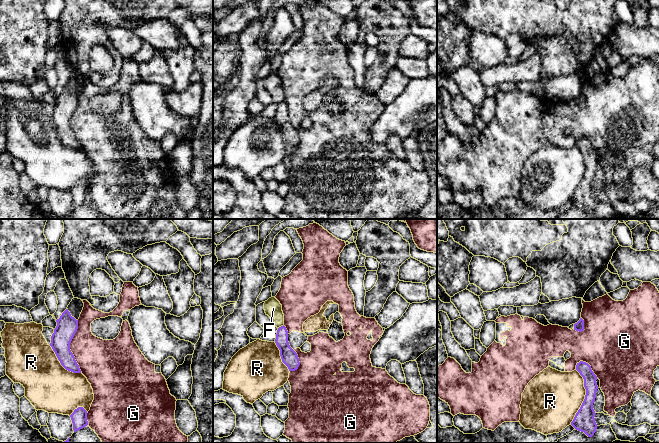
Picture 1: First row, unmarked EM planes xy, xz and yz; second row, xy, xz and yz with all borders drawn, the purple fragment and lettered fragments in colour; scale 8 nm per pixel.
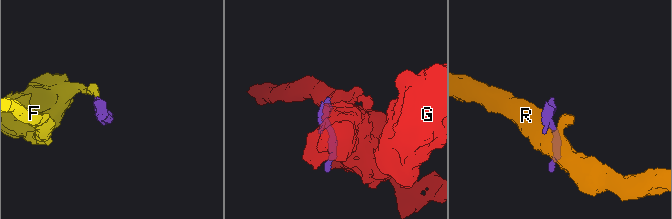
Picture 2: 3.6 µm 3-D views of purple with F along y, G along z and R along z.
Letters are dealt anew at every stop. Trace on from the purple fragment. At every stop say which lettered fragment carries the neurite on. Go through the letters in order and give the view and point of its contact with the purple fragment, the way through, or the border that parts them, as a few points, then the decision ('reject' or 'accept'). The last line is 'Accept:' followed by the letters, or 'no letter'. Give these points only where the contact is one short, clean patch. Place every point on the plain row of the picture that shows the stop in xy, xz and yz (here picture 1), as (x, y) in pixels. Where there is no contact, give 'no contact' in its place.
F: contact xz (281, 102); border xz (283, 100), (278, 104); reject
G: contact xy (69, 122); reject
R: contact yz (585, 173); reject
Accept: no letter

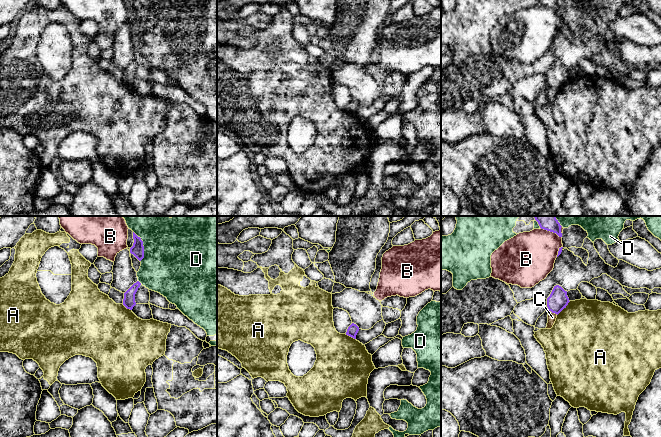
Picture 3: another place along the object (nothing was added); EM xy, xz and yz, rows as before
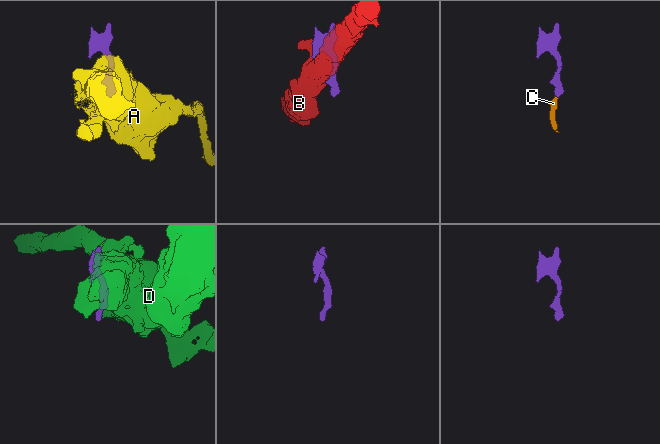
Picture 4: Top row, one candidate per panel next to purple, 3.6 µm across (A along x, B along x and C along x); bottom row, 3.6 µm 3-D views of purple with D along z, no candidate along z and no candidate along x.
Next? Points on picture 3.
A: contact yz (564, 83); border yz (570, 77), (557, 91); reject
B: contact yz (551, 7); reject
C: contact yz (553, 88); way yz (558, 76), (553, 88), (552, 93); accept
D: contact xy (143, 22); reject
Accept: C

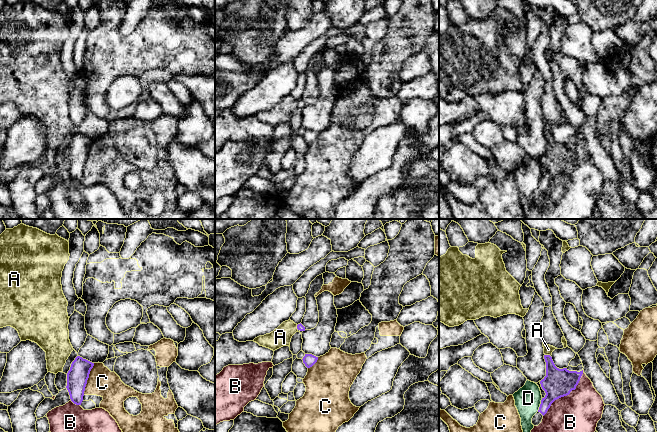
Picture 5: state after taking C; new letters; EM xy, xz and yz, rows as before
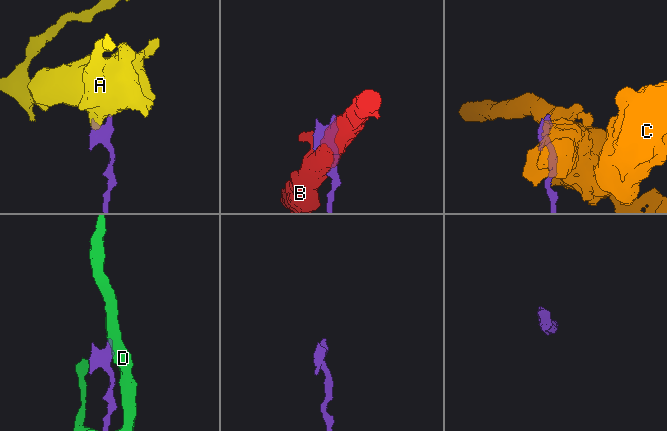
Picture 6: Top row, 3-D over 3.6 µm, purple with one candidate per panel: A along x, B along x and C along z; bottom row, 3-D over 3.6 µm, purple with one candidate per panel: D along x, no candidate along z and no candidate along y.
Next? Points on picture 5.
A: contact yz (548, 131); border yz (545, 130), (550, 132); reject
B: contact yz (566, 171); reject
C: contact xy (87, 155); reject
D: contact yz (540, 181); border yz (542, 174), (537, 187); reject
Accept: no letter

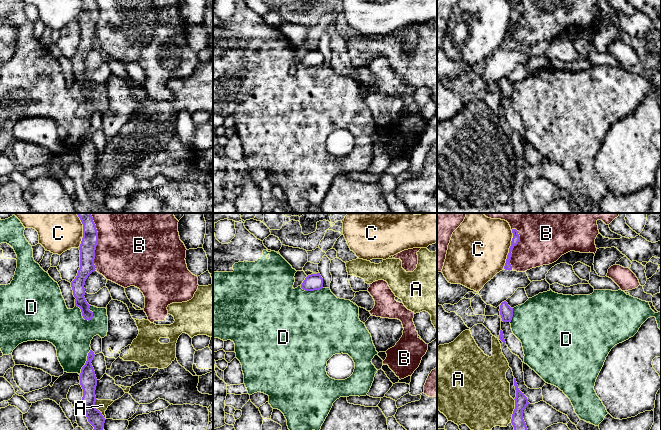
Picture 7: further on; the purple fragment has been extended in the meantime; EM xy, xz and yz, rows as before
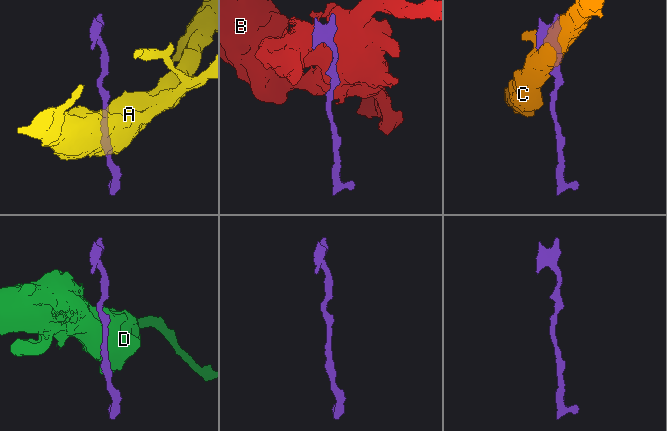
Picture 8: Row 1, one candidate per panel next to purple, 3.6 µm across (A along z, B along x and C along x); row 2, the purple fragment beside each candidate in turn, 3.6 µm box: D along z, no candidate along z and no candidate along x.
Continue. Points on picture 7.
A: contact yz (513, 187); border yz (514, 175), (514, 186), (510, 198); reject
B: contact xy (95, 23); reject
C: contact yz (509, 26); reject
D: contact xy (82, 91); reject
Accept: no letter

